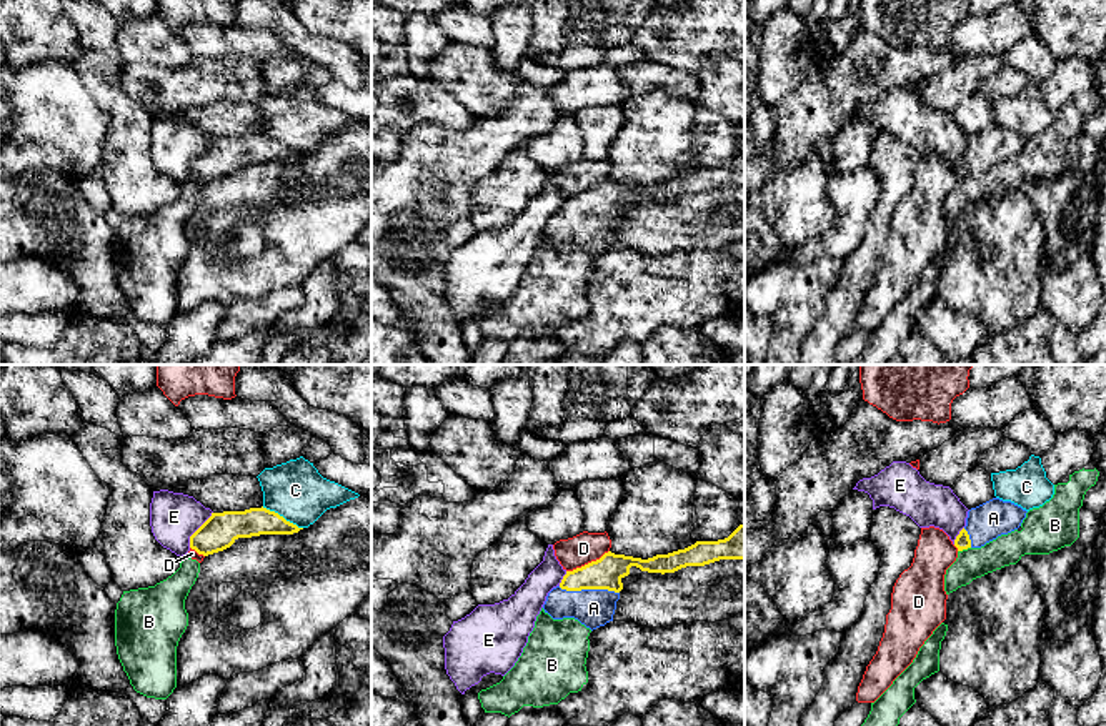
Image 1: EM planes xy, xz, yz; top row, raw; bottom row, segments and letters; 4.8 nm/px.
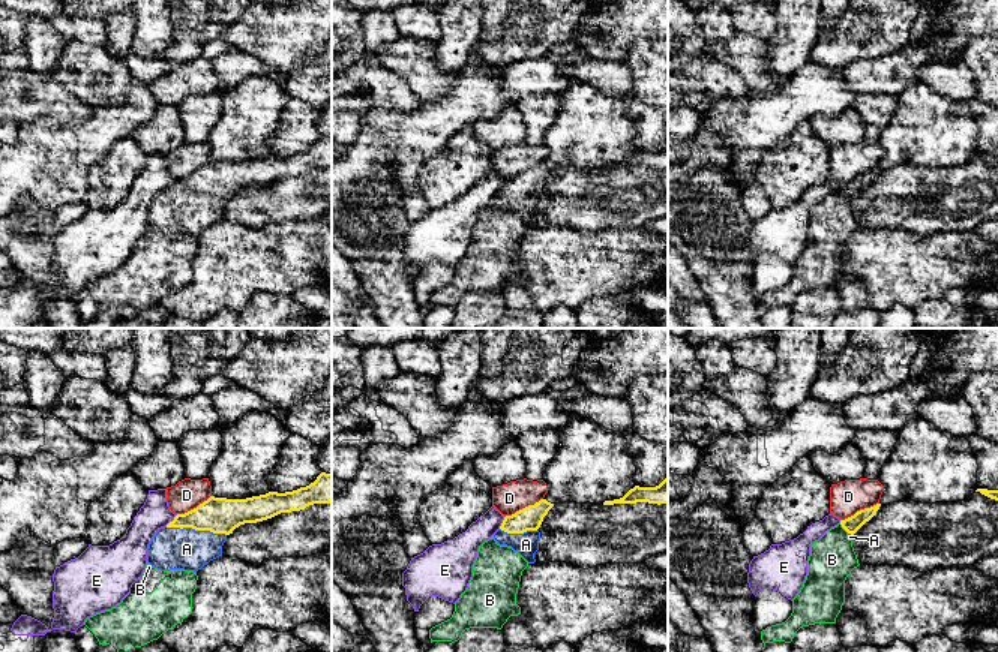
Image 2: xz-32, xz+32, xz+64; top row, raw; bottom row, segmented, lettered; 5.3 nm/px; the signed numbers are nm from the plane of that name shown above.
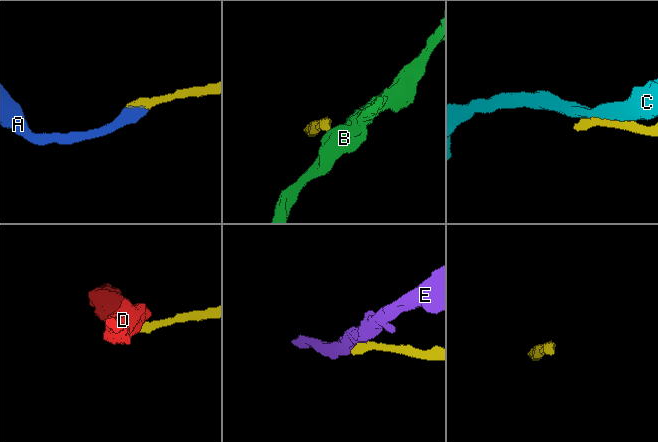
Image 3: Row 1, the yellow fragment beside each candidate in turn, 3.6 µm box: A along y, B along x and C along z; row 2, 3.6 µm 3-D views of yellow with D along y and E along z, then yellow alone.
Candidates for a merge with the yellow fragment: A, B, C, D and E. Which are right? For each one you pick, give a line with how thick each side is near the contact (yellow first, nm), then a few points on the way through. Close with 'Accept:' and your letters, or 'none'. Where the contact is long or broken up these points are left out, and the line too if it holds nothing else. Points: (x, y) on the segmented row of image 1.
A: calibres 160 and 190 nm; way xz (605, 573), (588, 588), (593, 608)
Accept: A

